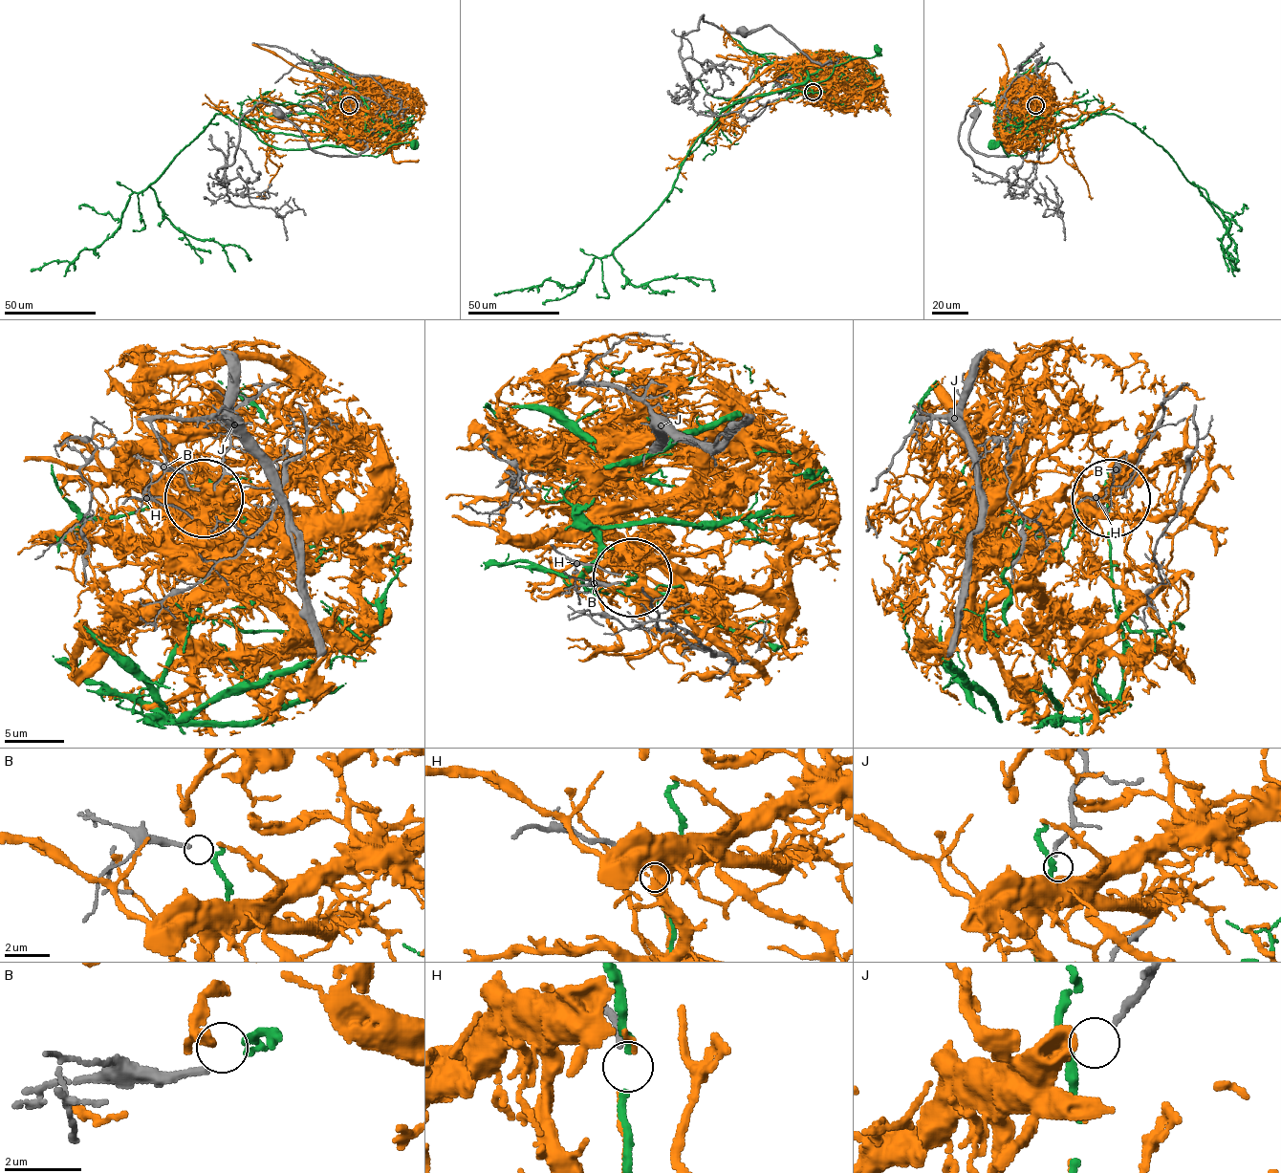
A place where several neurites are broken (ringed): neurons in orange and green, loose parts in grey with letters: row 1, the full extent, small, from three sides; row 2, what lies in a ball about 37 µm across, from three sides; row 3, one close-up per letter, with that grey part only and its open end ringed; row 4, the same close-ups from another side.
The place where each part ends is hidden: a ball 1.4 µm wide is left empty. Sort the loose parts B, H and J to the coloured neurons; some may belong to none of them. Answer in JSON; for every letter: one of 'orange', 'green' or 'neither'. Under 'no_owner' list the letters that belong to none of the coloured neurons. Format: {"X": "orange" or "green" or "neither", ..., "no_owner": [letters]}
{"B": "green", "H": "orange", "J": "neither", "no_owner": ["J"]}

